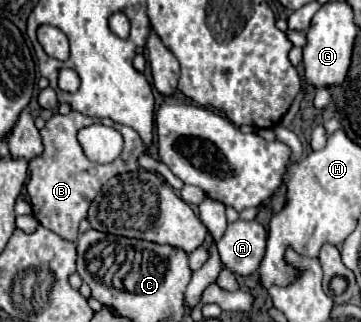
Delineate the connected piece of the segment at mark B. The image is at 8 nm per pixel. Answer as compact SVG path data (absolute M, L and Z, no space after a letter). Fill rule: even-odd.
M69 112L67 116L63 114L55 114L51 120L47 120L45 128L41 130L41 138L43 138L43 152L35 158L31 158L29 162L29 182L27 182L27 194L33 206L33 216L37 218L37 222L45 228L49 228L51 232L59 234L61 238L67 238L69 242L75 242L79 236L79 222L87 216L89 204L95 200L97 192L101 190L101 186L117 176L117 174L125 174L125 172L133 172L137 170L137 160L139 156L143 156L147 152L145 142L141 140L141 136L123 124L117 124L109 118L89 118L83 116L79 112ZM95 122L101 122L105 126L113 126L121 132L125 146L119 158L115 158L109 164L95 164L91 162L79 140L77 140L77 132L85 126L91 126Z

